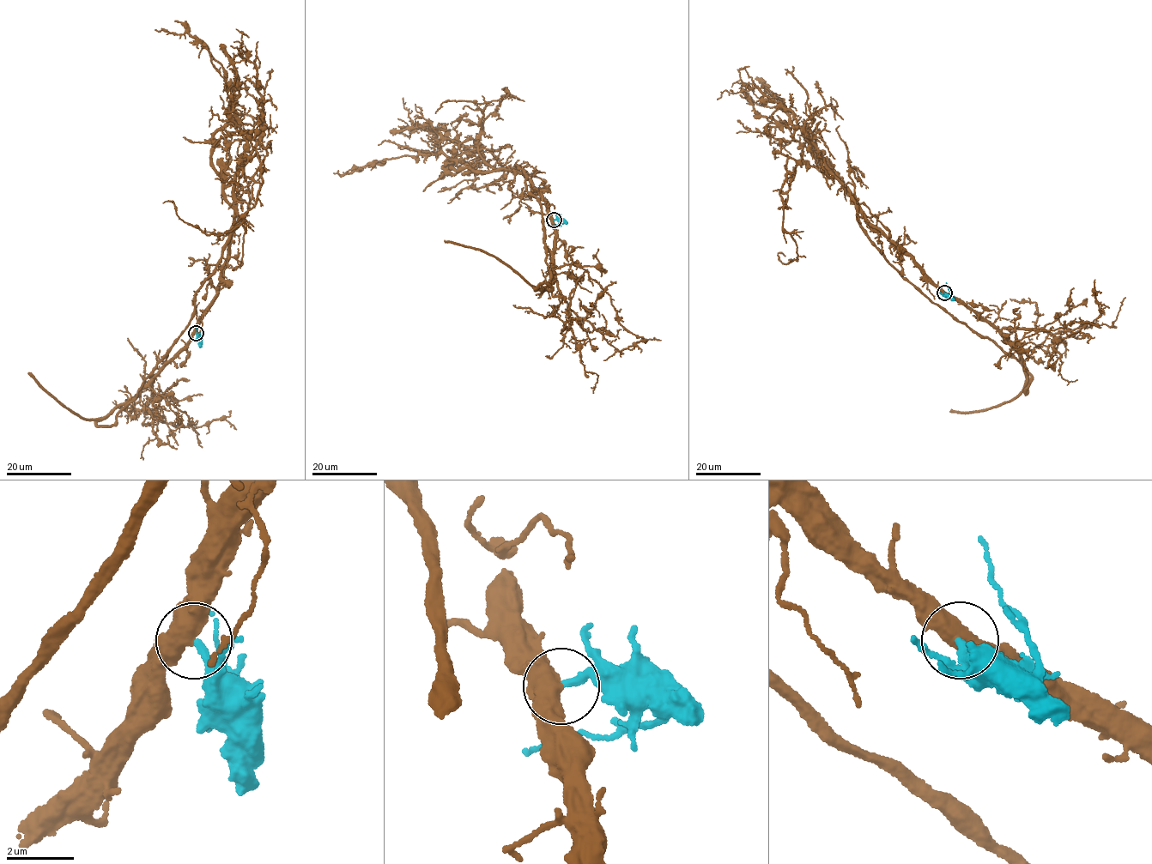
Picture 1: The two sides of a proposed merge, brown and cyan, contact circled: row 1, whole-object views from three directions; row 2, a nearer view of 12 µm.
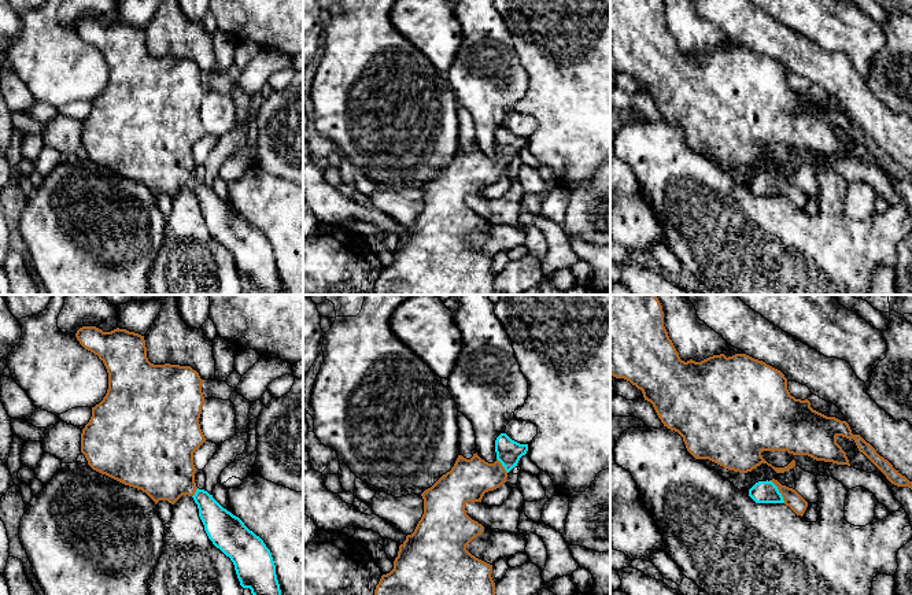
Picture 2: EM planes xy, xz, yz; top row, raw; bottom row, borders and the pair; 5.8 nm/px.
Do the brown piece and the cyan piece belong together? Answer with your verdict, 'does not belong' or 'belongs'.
belongs

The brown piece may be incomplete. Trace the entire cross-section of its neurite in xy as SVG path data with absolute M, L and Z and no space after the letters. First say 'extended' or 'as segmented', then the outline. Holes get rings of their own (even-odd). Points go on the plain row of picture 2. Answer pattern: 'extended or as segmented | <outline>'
extended | M82 19L75 30L99 49L108 66L107 86L92 100L92 110L81 126L81 145L88 158L141 182L155 197L159 193L174 197L182 188L192 189L208 232L230 251L240 278L251 282L255 295L278 295L283 288L270 243L239 210L196 180L193 145L206 134L199 117L204 97L199 66L191 59L151 56L144 29L126 22L103 25L96 19Z

